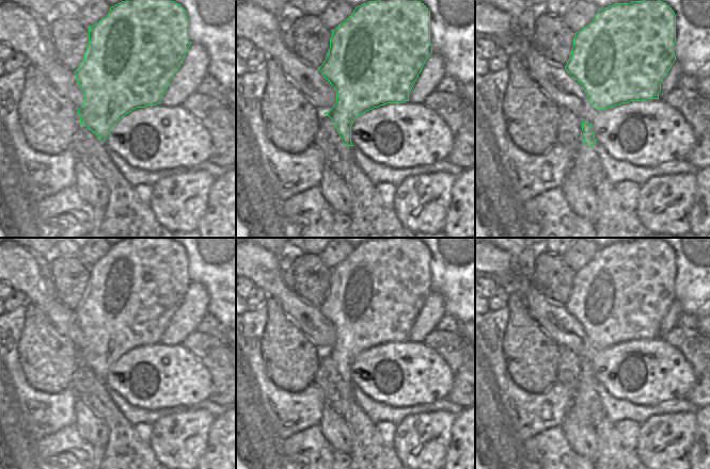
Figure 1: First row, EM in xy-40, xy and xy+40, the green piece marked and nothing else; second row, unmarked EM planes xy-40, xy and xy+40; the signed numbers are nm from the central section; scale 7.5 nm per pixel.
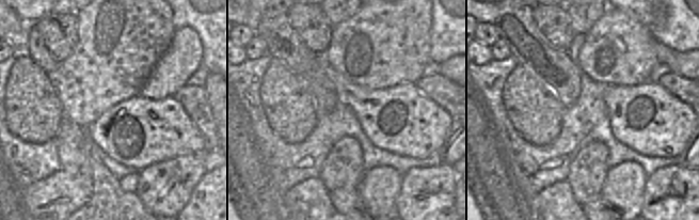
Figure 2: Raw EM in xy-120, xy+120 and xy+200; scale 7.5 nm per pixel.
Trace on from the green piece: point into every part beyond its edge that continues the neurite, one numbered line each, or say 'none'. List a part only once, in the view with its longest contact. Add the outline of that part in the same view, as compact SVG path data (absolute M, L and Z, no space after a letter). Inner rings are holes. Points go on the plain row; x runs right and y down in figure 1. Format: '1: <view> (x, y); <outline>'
1: xy+40 (586, 409); M580 373L580 384L567 417L581 425L596 427L605 417L605 411L595 389L584 382Z

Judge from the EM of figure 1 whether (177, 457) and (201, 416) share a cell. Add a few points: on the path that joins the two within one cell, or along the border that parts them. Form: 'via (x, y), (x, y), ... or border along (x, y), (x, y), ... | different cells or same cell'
via (177, 447), (179, 438), (191, 426) | same cell

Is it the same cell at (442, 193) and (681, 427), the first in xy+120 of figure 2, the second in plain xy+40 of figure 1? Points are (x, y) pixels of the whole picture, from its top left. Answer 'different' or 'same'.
same

